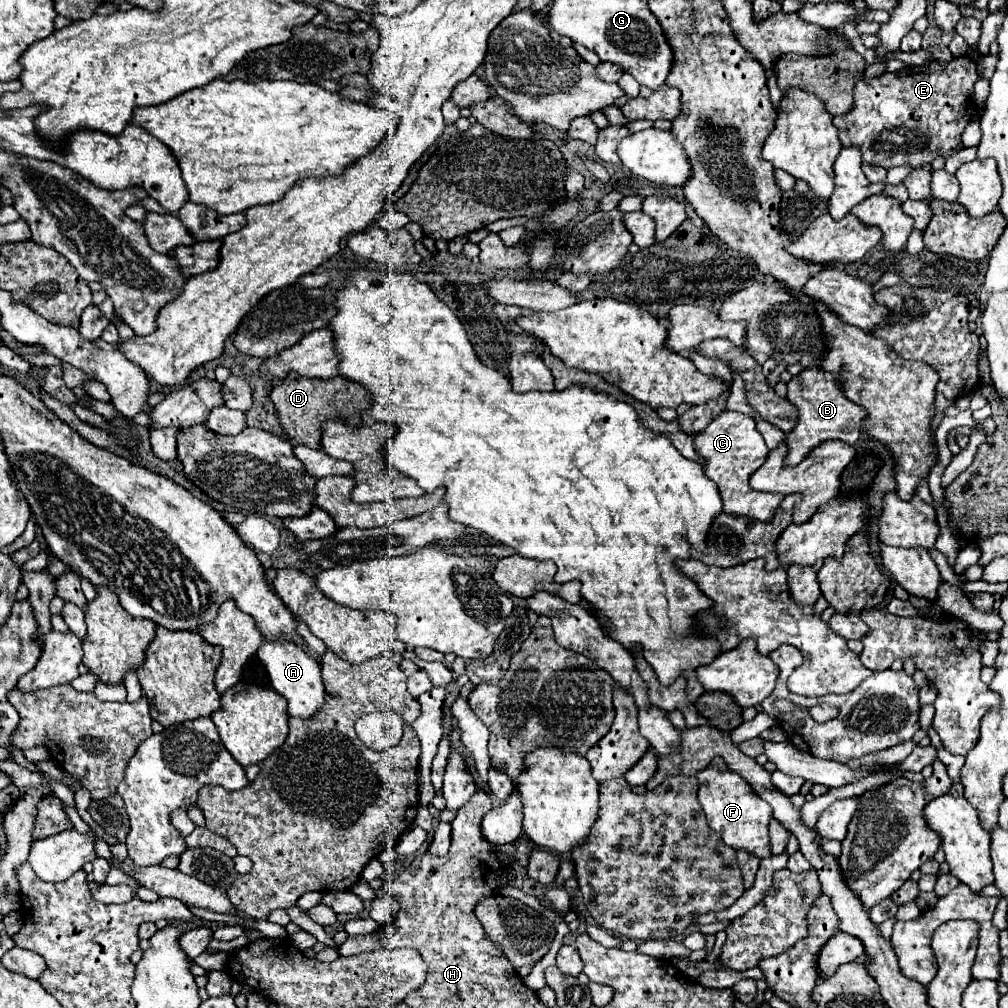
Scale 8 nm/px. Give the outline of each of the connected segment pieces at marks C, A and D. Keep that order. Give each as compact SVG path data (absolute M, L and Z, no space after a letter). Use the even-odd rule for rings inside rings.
M724 412L716 416L708 428L698 432L694 436L694 448L696 452L706 460L704 472L710 480L718 484L724 512L736 514L736 516L748 516L756 520L770 520L782 502L782 494L768 494L768 492L756 492L748 486L748 478L754 470L758 470L766 456L768 448L764 444L762 434L756 428L756 420L752 416L746 416L742 412Z
M264 642L258 650L260 662L266 666L272 688L282 694L288 702L288 714L292 718L312 718L324 706L324 684L320 674L320 664L306 654L300 644L294 642Z
M290 372L282 382L278 382L272 392L270 400L274 402L278 422L288 436L292 444L304 444L308 448L320 448L322 440L322 422L326 420L338 420L342 424L348 424L352 428L362 426L360 410L370 406L368 390L364 390L360 384L346 380L342 376L334 376L328 380L320 378L302 378L294 372ZM366 392L366 398L364 398Z

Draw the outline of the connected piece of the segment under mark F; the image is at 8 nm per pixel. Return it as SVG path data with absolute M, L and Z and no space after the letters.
M716 756L708 768L696 774L698 778L698 800L708 818L710 828L716 834L724 834L724 844L734 850L752 852L758 858L770 856L770 840L768 840L768 822L772 818L772 808L756 796L756 792L728 766L720 756Z

